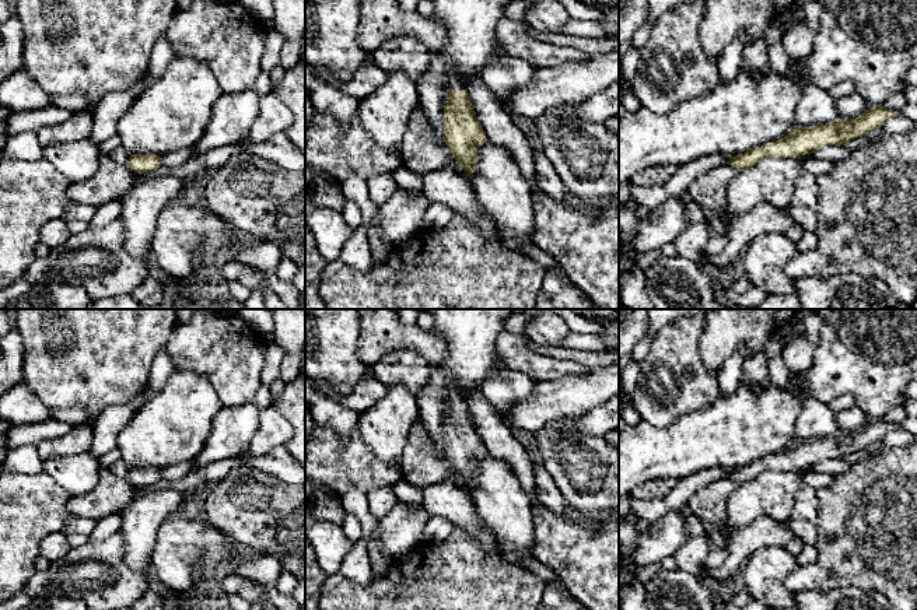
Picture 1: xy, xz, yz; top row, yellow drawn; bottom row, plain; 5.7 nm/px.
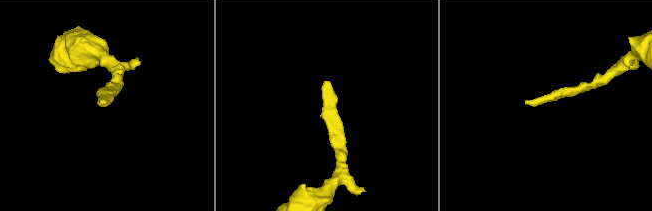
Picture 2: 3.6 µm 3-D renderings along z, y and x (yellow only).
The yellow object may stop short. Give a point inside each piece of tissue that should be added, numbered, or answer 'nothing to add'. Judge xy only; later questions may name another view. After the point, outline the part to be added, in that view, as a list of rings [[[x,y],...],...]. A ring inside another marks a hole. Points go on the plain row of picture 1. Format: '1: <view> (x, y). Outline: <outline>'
1: xy (119, 469). Outline: [[[118,460],[115,462],[109,470],[119,478],[123,478],[126,480],[129,477],[129,471],[130,471],[130,467],[123,462],[123,460]]]

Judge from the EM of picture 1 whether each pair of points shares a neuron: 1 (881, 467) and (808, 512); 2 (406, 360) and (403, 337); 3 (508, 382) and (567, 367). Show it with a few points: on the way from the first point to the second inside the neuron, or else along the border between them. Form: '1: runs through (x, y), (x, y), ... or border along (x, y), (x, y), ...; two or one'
1: border along (818, 490), (816, 540); two
2: border along (375, 361), (389, 351), (413, 349), (431, 363); two
3: border along (503, 370), (524, 372), (536, 384); two

